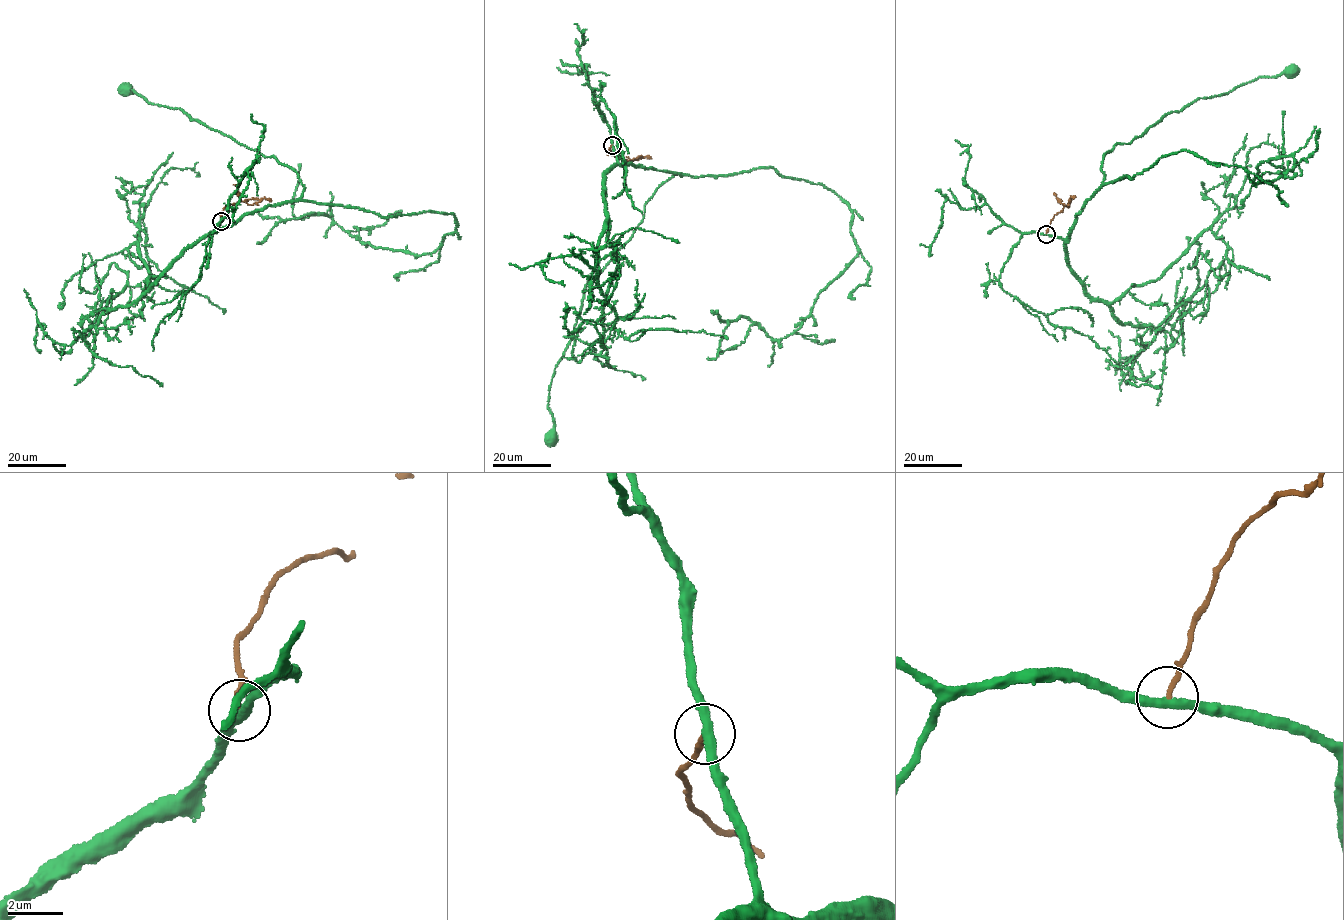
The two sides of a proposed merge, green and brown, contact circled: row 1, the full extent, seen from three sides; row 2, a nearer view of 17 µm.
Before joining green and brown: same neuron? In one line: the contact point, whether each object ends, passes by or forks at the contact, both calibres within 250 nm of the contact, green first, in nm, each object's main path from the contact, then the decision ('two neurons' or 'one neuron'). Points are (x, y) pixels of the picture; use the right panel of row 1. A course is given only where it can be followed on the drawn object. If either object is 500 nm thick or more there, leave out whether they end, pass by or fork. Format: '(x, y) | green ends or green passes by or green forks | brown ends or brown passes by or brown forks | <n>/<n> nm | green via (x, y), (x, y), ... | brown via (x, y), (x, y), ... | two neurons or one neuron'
(1046, 234) | green passes by | brown ends | 320/190 nm | green via (1046, 234), (1069, 237), (1101, 187), (1102, 158), (1118, 143), (1131, 143), (1198, 99), (1292, 71) | brown via (1046, 234), (1056, 215), (1071, 199), (1068, 207), (1063, 203) | two neurons

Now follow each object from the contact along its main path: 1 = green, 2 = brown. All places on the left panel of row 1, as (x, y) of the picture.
1: (221, 221), (216, 228), (296, 201), (304, 187), (296, 172), (181, 109), (125, 90)
2: (221, 221), (221, 212), (227, 205), (240, 201), (259, 201), (250, 205), (245, 199)

